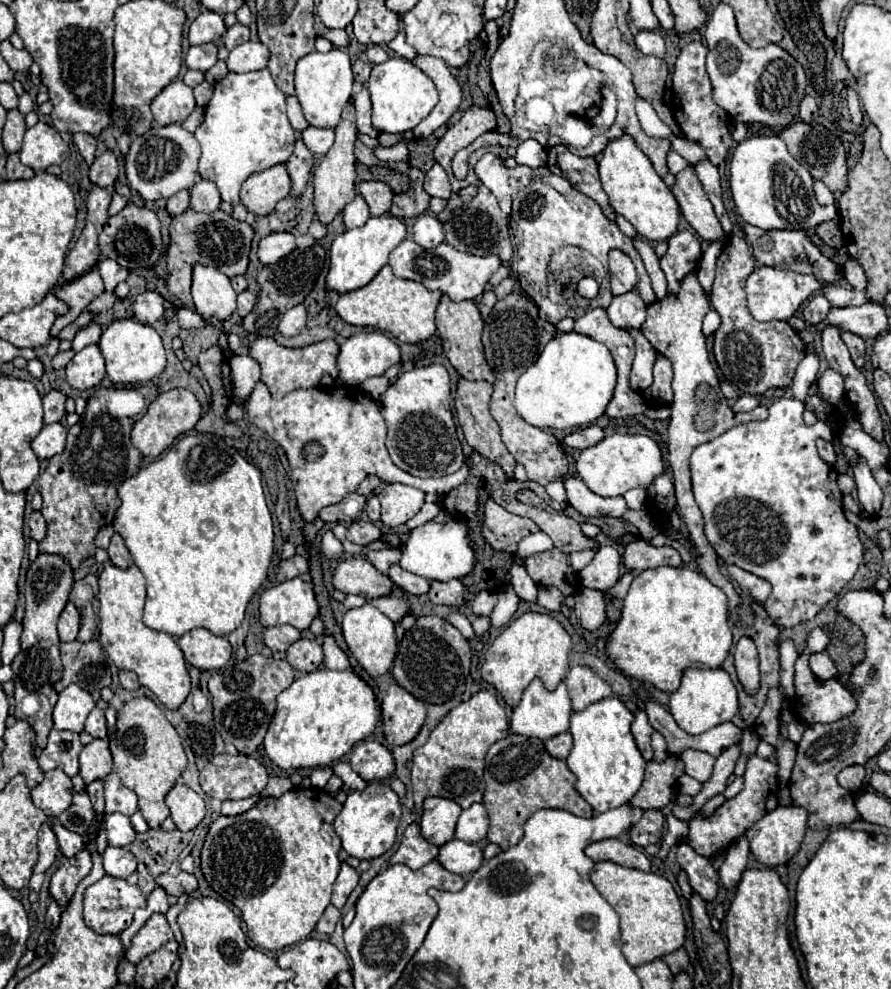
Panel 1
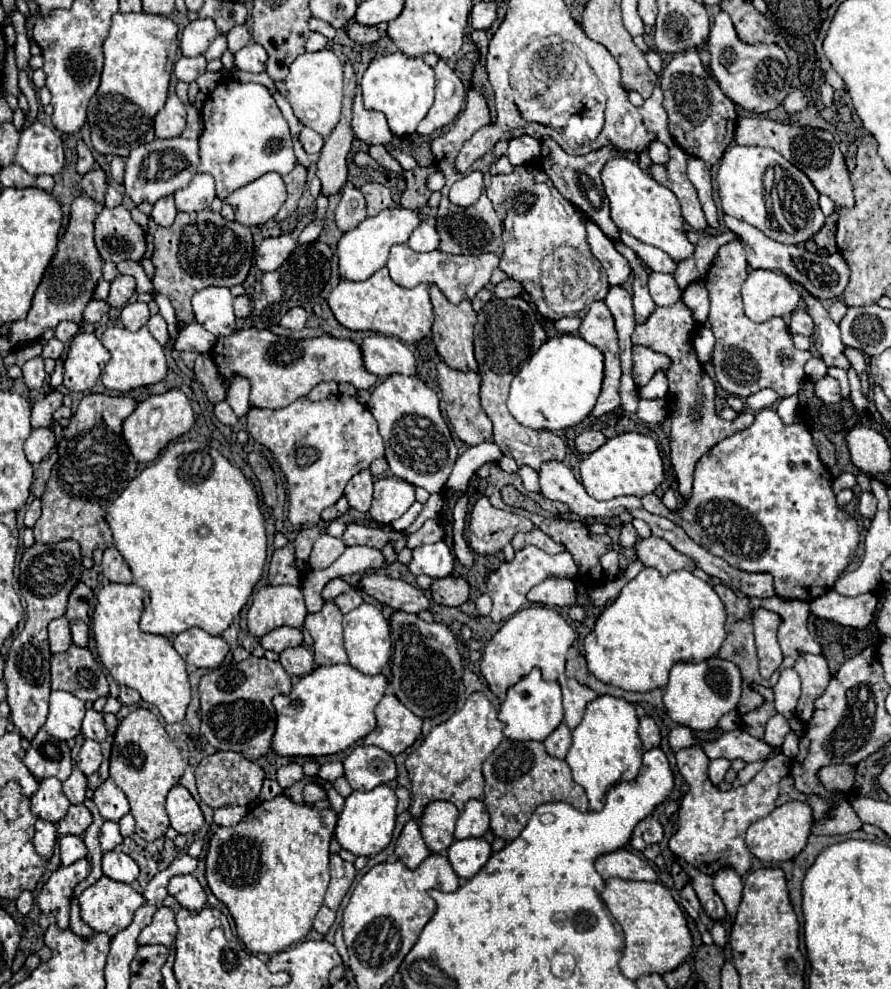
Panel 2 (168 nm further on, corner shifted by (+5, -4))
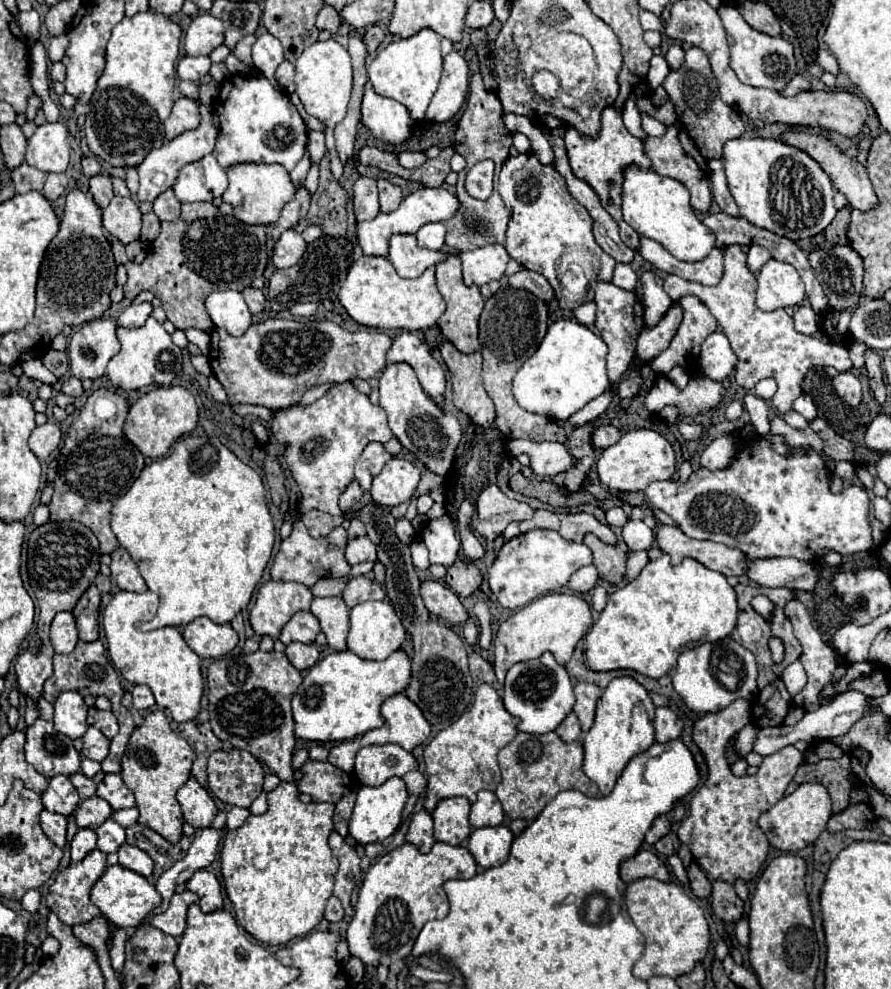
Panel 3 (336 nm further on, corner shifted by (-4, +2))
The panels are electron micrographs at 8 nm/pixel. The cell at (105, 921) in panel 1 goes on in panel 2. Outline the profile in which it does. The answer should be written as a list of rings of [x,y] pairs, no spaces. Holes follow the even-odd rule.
[[[101,876],[99,882],[95,882],[93,886],[89,886],[87,890],[83,890],[83,894],[79,896],[79,908],[81,908],[81,920],[91,926],[95,932],[105,932],[111,938],[121,932],[123,928],[127,928],[133,920],[133,914],[137,908],[141,908],[147,900],[133,890],[129,884],[125,882],[115,882],[107,876]]]

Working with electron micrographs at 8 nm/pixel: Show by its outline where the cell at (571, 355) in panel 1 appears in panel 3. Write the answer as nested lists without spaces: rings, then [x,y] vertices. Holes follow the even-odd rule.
[[[570,318],[556,320],[548,328],[540,348],[522,364],[514,376],[512,392],[516,402],[528,412],[548,416],[552,420],[556,418],[560,422],[568,420],[592,398],[604,394],[610,388],[606,376],[606,354],[608,346],[588,326]]]

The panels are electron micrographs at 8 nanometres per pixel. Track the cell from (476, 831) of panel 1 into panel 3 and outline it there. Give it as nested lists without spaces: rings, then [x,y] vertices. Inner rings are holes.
[[[480,790],[478,800],[472,804],[472,812],[470,812],[472,828],[500,826],[502,820],[504,820],[504,810],[496,794],[490,790]]]

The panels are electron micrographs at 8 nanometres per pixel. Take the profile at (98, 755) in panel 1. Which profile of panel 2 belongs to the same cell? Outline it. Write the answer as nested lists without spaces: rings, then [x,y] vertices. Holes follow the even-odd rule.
[[[85,740],[79,754],[77,754],[77,766],[85,776],[91,776],[101,766],[101,746],[95,740]]]

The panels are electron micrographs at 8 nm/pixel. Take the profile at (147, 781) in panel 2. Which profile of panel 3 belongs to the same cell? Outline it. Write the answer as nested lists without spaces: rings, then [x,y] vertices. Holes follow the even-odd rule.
[[[156,710],[144,718],[144,724],[130,736],[130,750],[122,758],[122,780],[136,798],[140,810],[138,822],[152,828],[168,842],[178,842],[182,836],[184,818],[176,802],[176,792],[190,778],[190,768],[196,754],[192,746],[180,738],[172,728],[162,710]]]

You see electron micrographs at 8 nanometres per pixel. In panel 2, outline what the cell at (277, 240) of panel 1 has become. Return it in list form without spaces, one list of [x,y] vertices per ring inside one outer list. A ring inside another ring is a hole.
[[[277,236],[277,238],[265,238],[261,246],[255,252],[255,264],[263,272],[273,272],[277,270],[289,254],[295,250],[295,240],[291,236]]]

